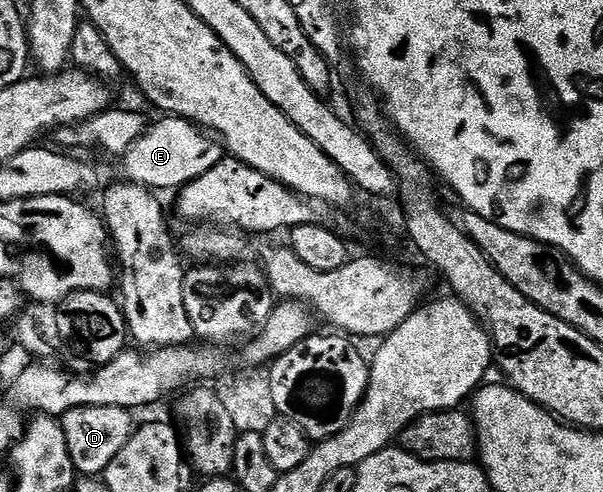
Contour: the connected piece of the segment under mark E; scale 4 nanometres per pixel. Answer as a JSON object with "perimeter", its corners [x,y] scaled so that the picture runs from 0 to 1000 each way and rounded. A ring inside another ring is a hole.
{"perimeter":[[[272,238],[267,244],[267,250],[259,250],[254,258],[250,252],[237,278],[204,315],[204,362],[211,370],[244,380],[259,392],[279,388],[284,380],[297,384],[335,360],[335,352],[355,343],[355,335],[362,335],[373,321],[370,297],[323,250],[290,238]]]}

